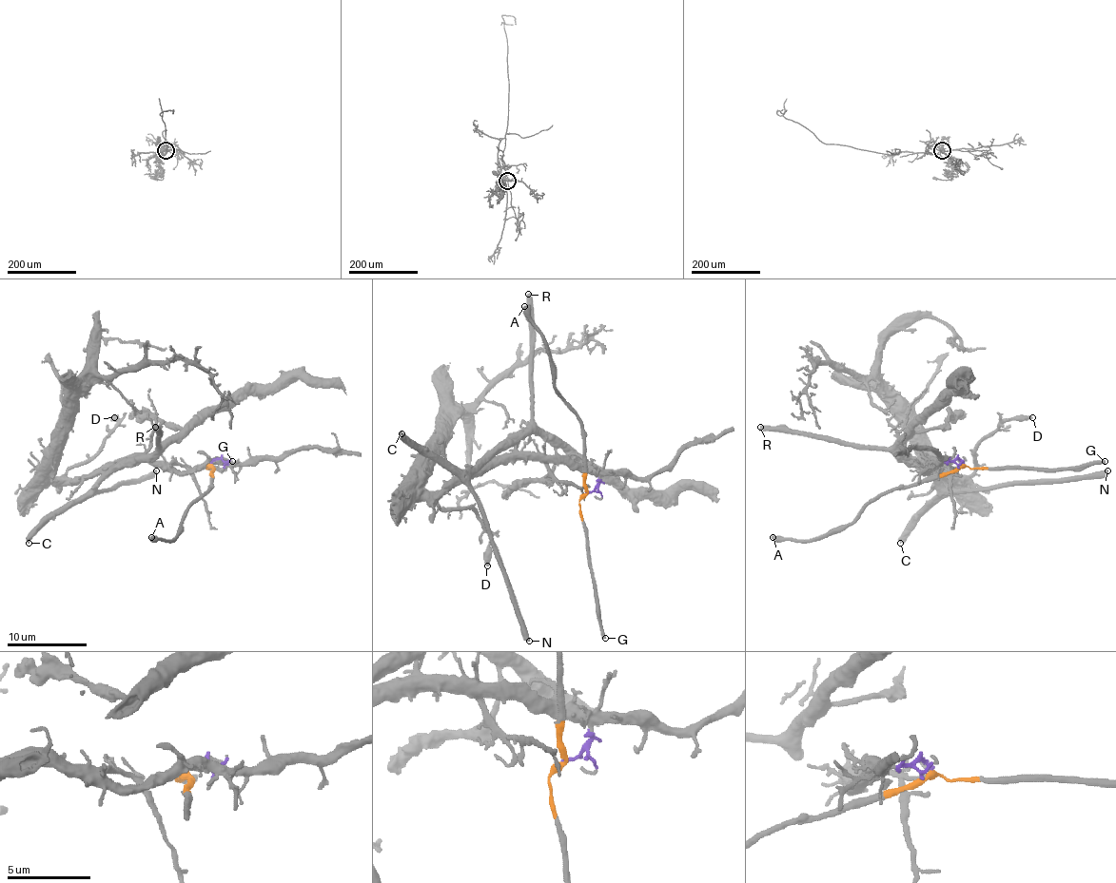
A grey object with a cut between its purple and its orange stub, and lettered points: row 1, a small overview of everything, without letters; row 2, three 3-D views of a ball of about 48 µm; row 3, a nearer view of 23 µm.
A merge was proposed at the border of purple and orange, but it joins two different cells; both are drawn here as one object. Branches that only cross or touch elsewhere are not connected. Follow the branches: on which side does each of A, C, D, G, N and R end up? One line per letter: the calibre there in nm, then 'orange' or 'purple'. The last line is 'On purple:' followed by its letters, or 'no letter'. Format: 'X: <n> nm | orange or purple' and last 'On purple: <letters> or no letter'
A: 550 nm | orange
C: 440 nm | purple
D: 440 nm | purple
G: 360 nm | orange
N: 550 nm | purple
R: 550 nm | purple
On purple: C, D, N, R

